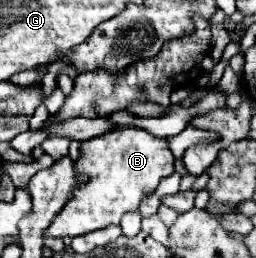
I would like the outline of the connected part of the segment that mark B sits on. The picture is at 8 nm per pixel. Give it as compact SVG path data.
M117 127L107 135L85 141L83 155L77 161L77 171L85 173L89 181L77 187L75 197L53 219L45 235L77 237L107 225L119 225L125 213L135 211L141 199L157 189L161 177L167 177L175 171L173 161L175 157L165 139L157 139L137 127Z

